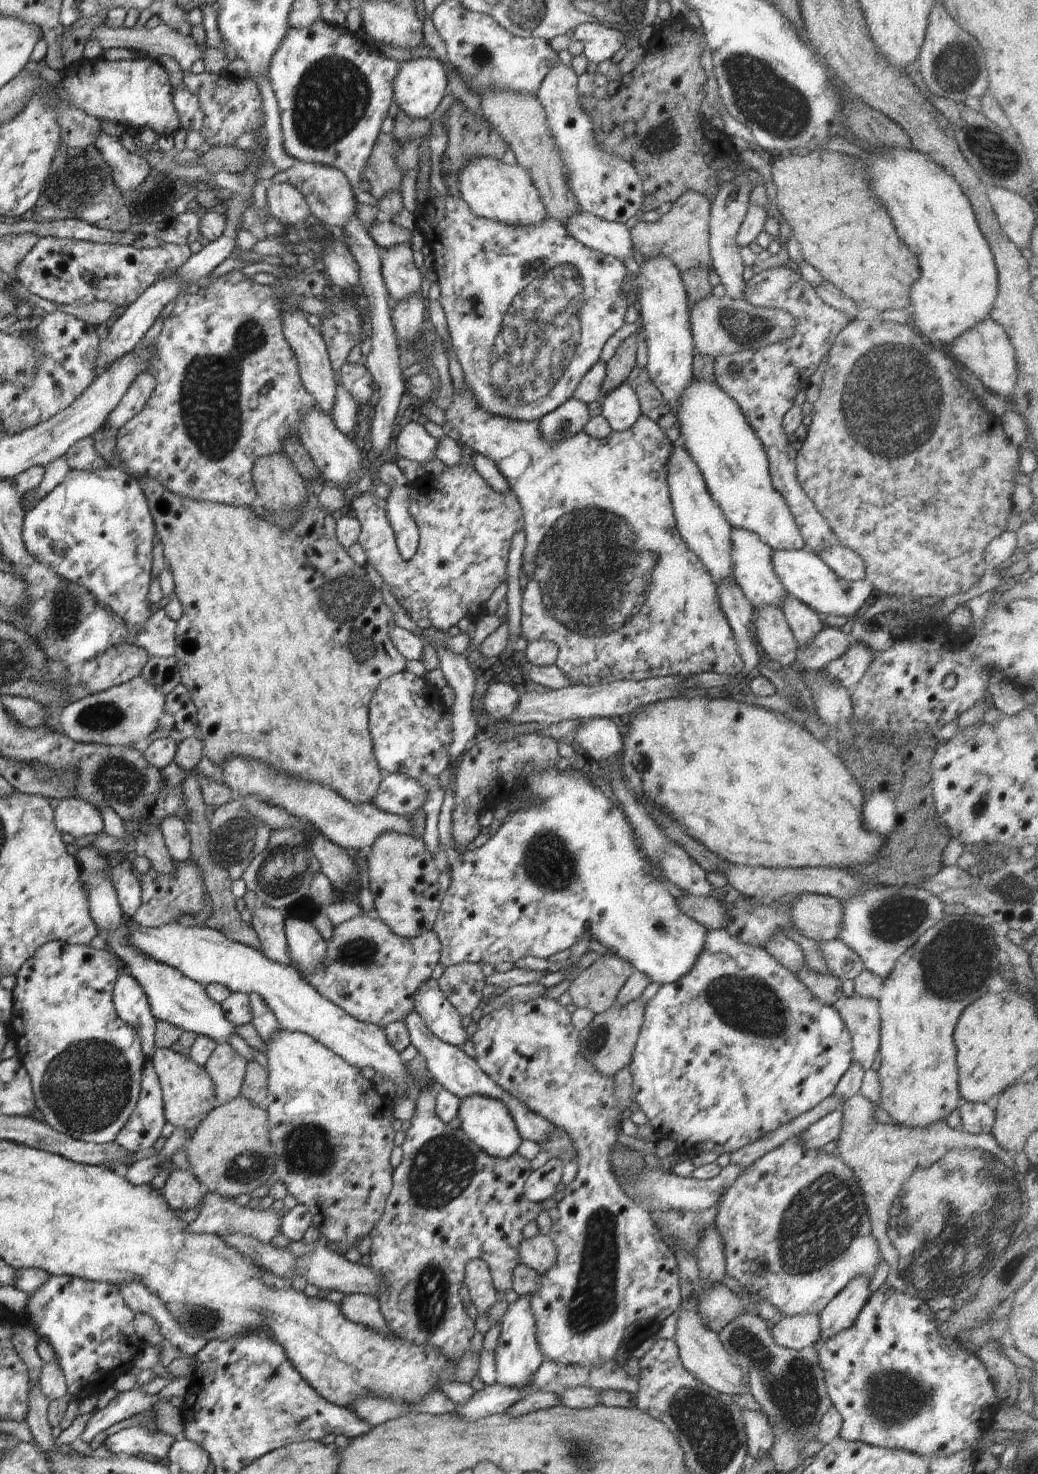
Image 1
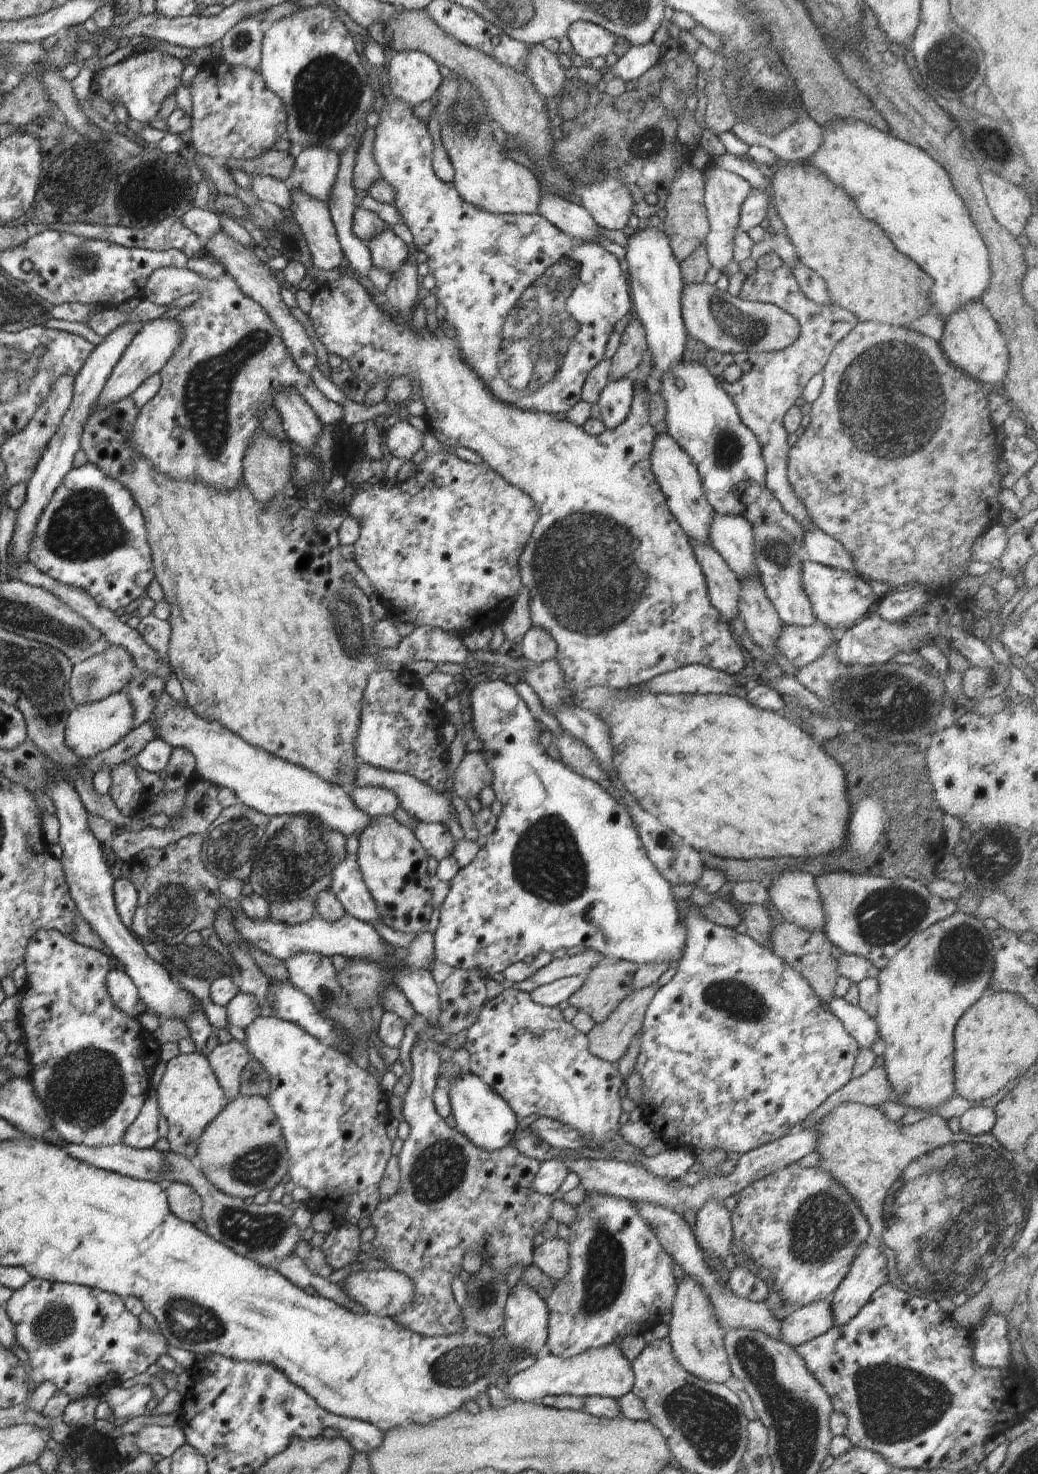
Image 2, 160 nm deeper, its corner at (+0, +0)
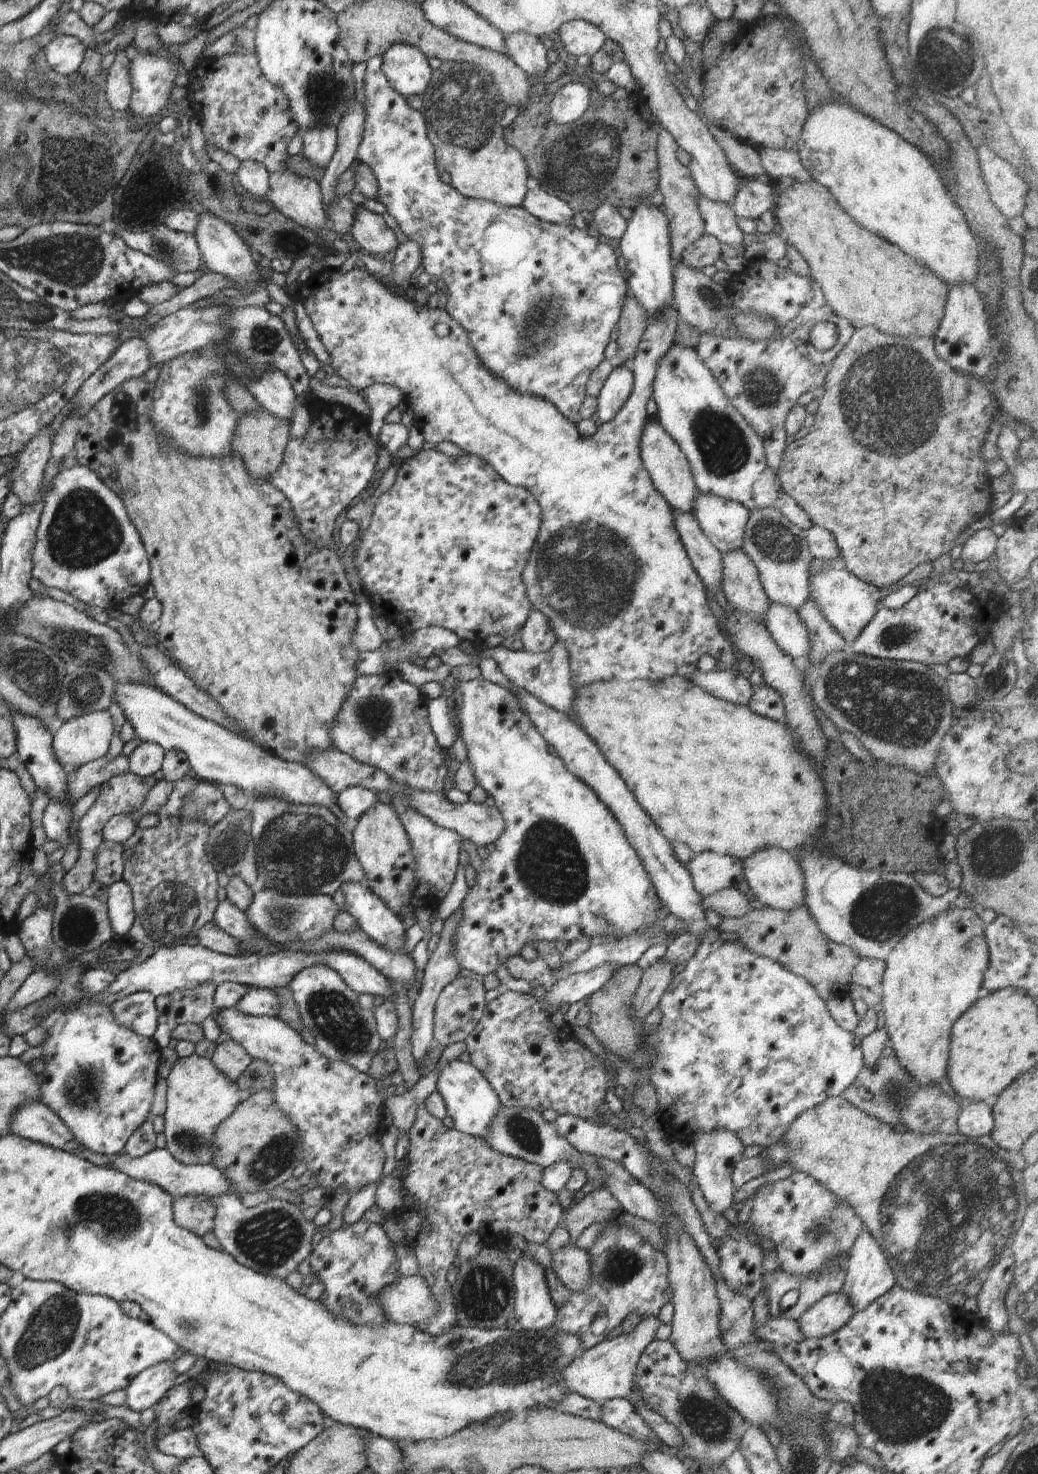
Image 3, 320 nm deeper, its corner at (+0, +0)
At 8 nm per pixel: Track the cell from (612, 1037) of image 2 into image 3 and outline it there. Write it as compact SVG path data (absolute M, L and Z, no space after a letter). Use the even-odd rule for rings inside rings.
M658 960L643 970L633 1000L633 1012L637 1020L642 1020L659 1006L662 995L675 977L675 967L674 963Z

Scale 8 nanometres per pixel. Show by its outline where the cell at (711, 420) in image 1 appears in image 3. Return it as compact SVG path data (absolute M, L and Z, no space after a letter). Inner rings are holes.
M673 344L666 351L657 366L652 396L658 410L655 419L688 459L698 491L704 494L712 493L728 500L732 499L743 504L749 511L766 507L775 508L792 524L805 531L813 525L806 511L783 491L779 476L768 466L759 434L727 399L708 367L700 360L696 349Z

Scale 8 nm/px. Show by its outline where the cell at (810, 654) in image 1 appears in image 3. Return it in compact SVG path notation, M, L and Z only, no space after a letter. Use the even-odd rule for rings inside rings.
M770 601L763 622L776 641L793 660L811 653L811 642L799 614L789 606Z

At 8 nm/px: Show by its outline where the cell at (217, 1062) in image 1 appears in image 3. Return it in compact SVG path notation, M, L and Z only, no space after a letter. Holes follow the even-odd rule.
M226 1040L219 1044L211 1061L214 1066L234 1082L251 1065L253 1058L236 1041Z

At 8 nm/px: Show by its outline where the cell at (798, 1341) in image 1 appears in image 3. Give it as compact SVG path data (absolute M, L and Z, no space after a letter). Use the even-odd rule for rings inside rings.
M832 1293L813 1304L797 1323L806 1339L819 1339L840 1330L854 1313L851 1300L844 1293Z

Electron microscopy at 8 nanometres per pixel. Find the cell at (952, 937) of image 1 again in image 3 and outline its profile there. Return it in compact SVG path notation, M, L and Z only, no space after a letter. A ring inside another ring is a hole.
M950 907L946 912L936 915L932 919L928 919L926 922L921 922L918 926L915 926L912 930L908 931L908 934L904 935L904 938L892 949L892 952L887 956L885 960L886 970L882 979L882 1005L880 1007L881 1013L881 1025L887 1030L889 1041L891 1042L896 1058L899 1063L907 1070L913 1079L919 1082L919 1085L927 1087L928 1085L938 1085L940 1078L947 1074L947 1060L949 1057L950 1041L951 1041L951 1028L957 1018L960 1018L964 1011L972 1006L973 1002L982 994L982 981L984 971L988 968L989 963L989 950L985 939L985 923L978 917L978 911L972 908L959 909Z

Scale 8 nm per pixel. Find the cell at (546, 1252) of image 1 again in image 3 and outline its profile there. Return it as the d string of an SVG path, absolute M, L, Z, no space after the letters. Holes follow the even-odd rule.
M572 1244L552 1253L554 1272L560 1282L569 1288L571 1293L581 1293L591 1281L591 1258L589 1254Z

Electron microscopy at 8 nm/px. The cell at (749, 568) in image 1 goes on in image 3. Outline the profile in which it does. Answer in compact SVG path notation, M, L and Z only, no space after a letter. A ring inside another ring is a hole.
M696 491L692 514L708 540L722 553L743 545L750 514L743 504Z

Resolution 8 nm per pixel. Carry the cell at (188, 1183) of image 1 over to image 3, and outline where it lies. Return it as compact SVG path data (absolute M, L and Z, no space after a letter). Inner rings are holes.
M184 1195L173 1201L174 1222L202 1238L213 1230L216 1205L213 1197L206 1195Z

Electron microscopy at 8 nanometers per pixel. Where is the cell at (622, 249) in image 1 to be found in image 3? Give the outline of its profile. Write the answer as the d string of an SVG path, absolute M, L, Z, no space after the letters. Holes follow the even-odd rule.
M540 187L528 189L521 206L540 220L552 224L573 224L575 213L562 199L552 196Z

